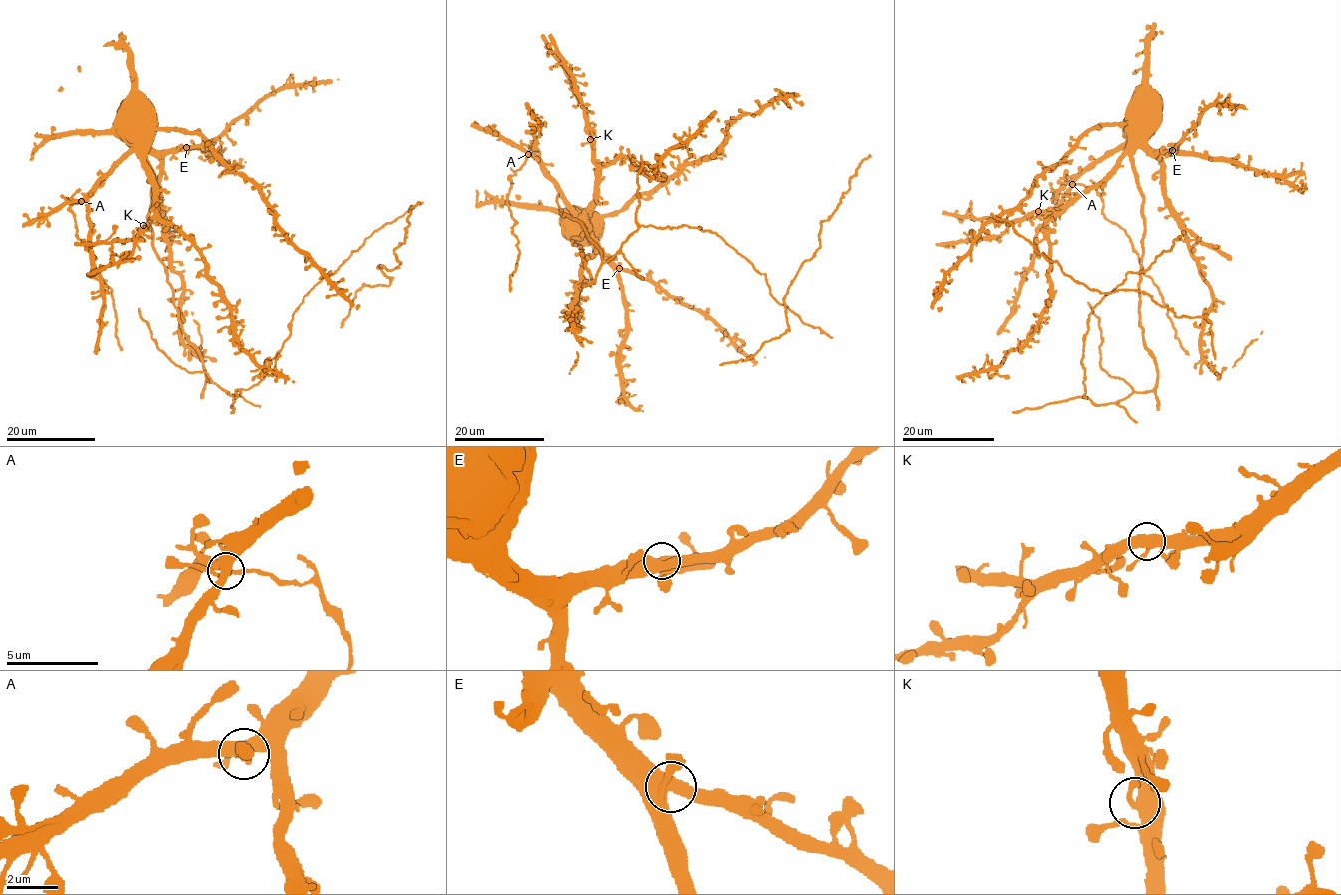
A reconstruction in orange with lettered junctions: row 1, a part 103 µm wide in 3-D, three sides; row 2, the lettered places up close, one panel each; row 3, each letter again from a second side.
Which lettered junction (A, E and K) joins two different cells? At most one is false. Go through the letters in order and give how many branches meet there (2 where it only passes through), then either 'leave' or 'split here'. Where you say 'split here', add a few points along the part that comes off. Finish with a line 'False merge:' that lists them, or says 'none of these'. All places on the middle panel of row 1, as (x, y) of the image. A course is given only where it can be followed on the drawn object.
A: branches 4; leave
E: branches 4; leave
K: branches 4; leave
False merge: none of these

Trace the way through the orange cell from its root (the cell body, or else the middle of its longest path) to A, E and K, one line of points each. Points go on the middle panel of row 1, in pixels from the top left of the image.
A: (582, 219), (582, 213), (577, 214), (566, 202), (544, 166), (528, 154)
E: (582, 219), (592, 216), (595, 227), (590, 234), (594, 243), (619, 268)
K: (582, 219), (594, 200), (598, 170), (593, 142), (590, 139)

